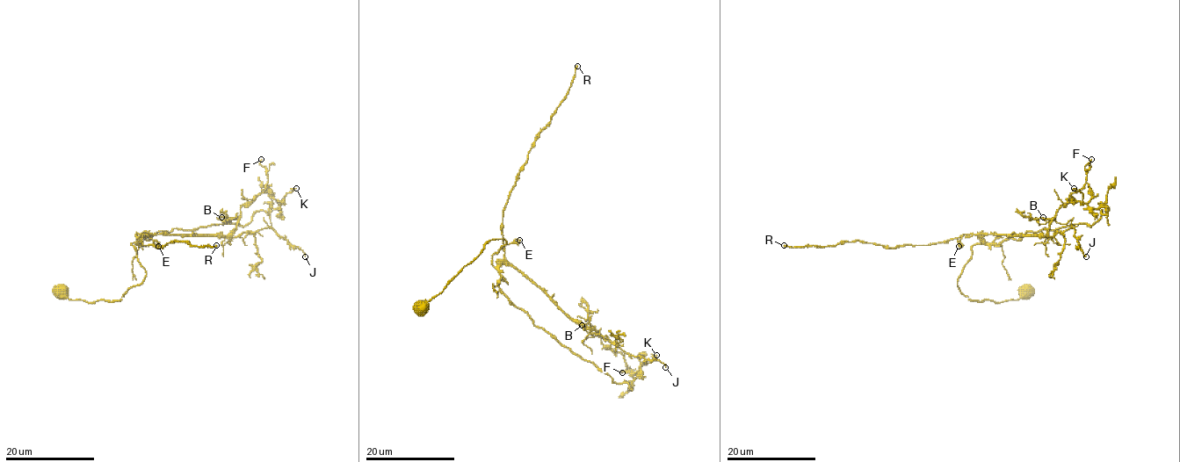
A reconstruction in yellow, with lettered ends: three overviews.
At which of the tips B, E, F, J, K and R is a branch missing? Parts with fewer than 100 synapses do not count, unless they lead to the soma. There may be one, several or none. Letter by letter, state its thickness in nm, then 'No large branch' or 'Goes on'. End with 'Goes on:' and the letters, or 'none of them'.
B: Thickness 120 nm. No large branch
E: Thickness 170 nm. No large branch
F: Thickness 120 nm. No large branch
J: Thickness 110 nm. No large branch
K: Thickness 240 nm. No large branch
R: Thickness 170 nm. No large branch
Goes on: none of them

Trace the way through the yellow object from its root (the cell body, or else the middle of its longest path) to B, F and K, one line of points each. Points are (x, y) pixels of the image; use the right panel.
B: (1026, 291), (1017, 299), (973, 301), (957, 280), (985, 234), (1044, 235), (1051, 220), (1043, 217)
F: (1026, 291), (1017, 299), (973, 301), (957, 280), (985, 234), (1044, 235), (1055, 212), (1086, 183), (1091, 159)
K: (1026, 291), (1017, 299), (973, 301), (957, 280), (976, 244), (1091, 226), (1105, 209), (1090, 208), (1074, 188)

